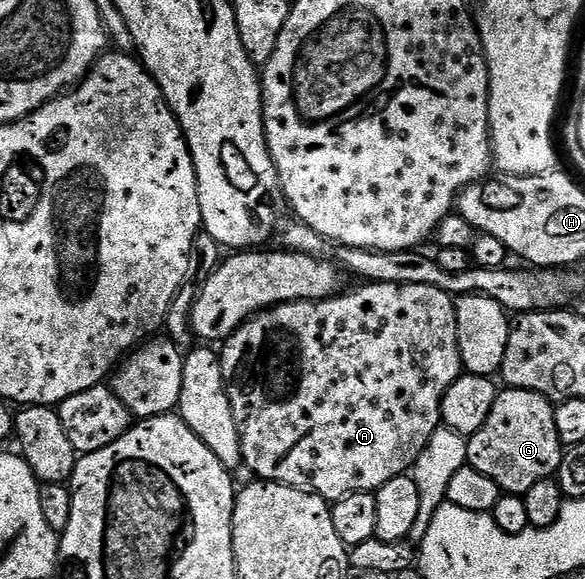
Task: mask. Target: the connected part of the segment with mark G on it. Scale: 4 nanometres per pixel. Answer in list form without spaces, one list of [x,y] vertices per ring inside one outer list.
[[[503,388],[496,393],[493,412],[489,412],[489,420],[476,434],[472,434],[467,441],[466,465],[477,468],[489,480],[499,485],[500,491],[508,494],[525,495],[533,484],[546,478],[555,478],[562,464],[565,447],[557,436],[557,420],[555,419],[555,406],[543,395],[535,391]]]

